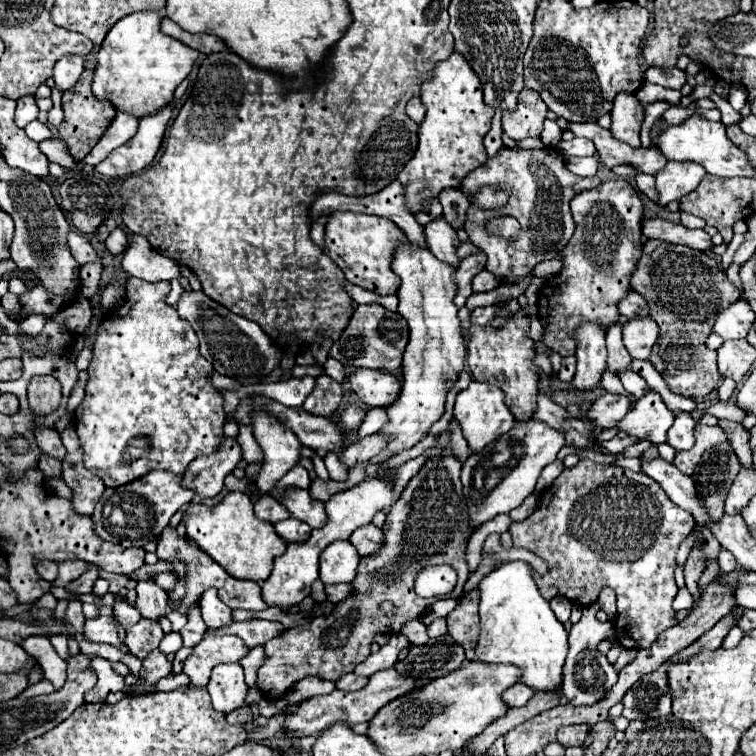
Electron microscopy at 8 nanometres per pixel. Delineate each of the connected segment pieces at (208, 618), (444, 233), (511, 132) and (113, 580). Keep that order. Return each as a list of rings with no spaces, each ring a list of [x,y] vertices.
[[[209,589],[203,593],[201,597],[201,613],[203,613],[203,621],[207,627],[211,629],[221,629],[231,625],[231,609],[217,597],[215,589]]]
[[[437,219],[429,225],[425,225],[425,235],[427,235],[427,243],[429,243],[431,253],[437,259],[441,259],[447,265],[453,265],[457,269],[459,257],[455,253],[457,253],[459,239],[457,239],[457,233],[453,231],[453,227],[445,219]]]
[[[523,89],[517,97],[517,109],[513,109],[513,113],[503,113],[503,131],[515,141],[525,137],[539,137],[545,117],[547,105],[539,93],[533,89]]]
[[[101,571],[99,575],[111,583],[111,587],[109,587],[111,595],[117,595],[125,587],[125,583],[129,581],[125,575],[113,575],[113,573],[105,573],[105,571]]]

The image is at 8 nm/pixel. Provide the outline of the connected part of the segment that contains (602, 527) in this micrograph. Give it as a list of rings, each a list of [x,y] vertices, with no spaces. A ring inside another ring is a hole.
[[[581,459],[573,469],[565,469],[543,495],[535,513],[521,523],[513,523],[509,533],[513,547],[529,549],[547,563],[549,571],[545,575],[533,573],[535,585],[545,599],[561,595],[577,605],[589,605],[595,603],[599,591],[609,585],[617,593],[615,636],[620,645],[629,649],[648,648],[661,631],[677,625],[671,607],[677,595],[673,569],[679,543],[695,527],[691,513],[669,501],[659,485],[629,485],[629,469],[595,463],[591,459]],[[573,533],[583,533],[583,539],[575,539]]]

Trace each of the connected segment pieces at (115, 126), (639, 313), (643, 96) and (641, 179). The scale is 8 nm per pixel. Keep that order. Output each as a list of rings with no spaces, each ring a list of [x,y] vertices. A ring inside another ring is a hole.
[[[117,113],[111,127],[107,129],[107,133],[101,137],[101,141],[91,149],[91,153],[83,161],[87,165],[101,163],[113,149],[125,145],[137,133],[137,127],[139,127],[139,121],[135,117],[131,117],[127,113]]]
[[[631,291],[631,293],[625,297],[625,301],[619,303],[619,311],[621,311],[621,315],[625,315],[625,317],[629,317],[629,319],[647,317],[647,315],[649,315],[647,301],[645,301],[639,293],[635,293],[635,291]]]
[[[645,81],[643,87],[637,91],[637,99],[641,101],[641,105],[649,105],[649,103],[655,103],[655,101],[667,101],[669,105],[679,105],[681,93]]]
[[[639,173],[635,177],[637,181],[637,189],[643,191],[651,201],[657,203],[657,189],[655,189],[655,177],[653,175],[645,175],[645,173]]]

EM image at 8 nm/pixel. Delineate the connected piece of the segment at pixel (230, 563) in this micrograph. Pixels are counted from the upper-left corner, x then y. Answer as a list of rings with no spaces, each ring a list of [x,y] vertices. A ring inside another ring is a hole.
[[[231,491],[223,503],[213,507],[191,505],[183,515],[187,525],[187,537],[195,541],[207,555],[213,557],[235,579],[265,581],[273,569],[273,559],[285,553],[287,543],[277,535],[271,523],[261,521],[253,513],[253,501],[247,493]]]

